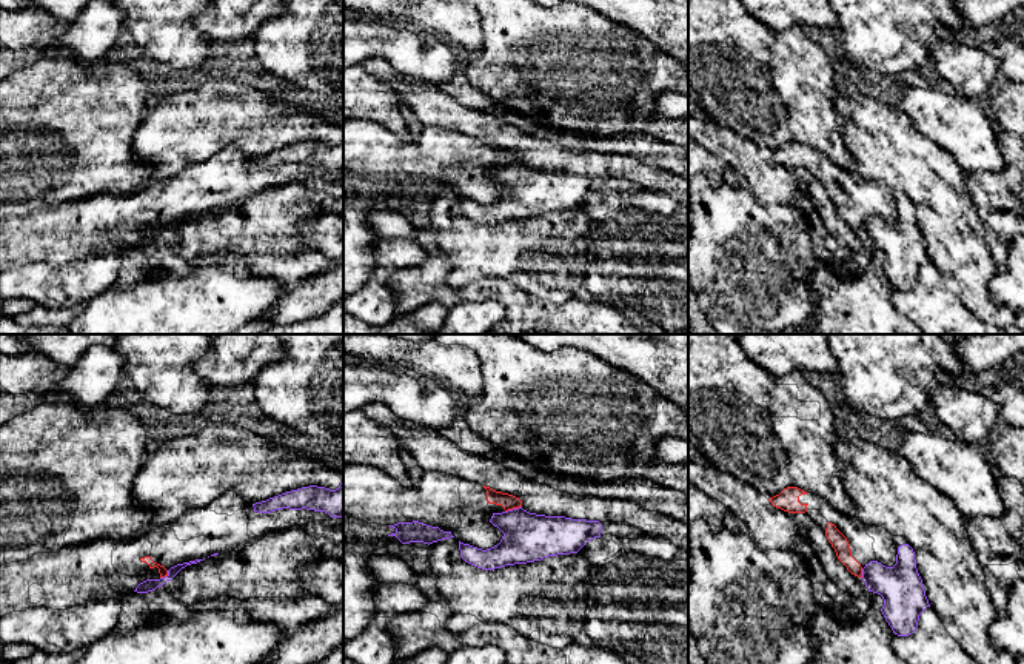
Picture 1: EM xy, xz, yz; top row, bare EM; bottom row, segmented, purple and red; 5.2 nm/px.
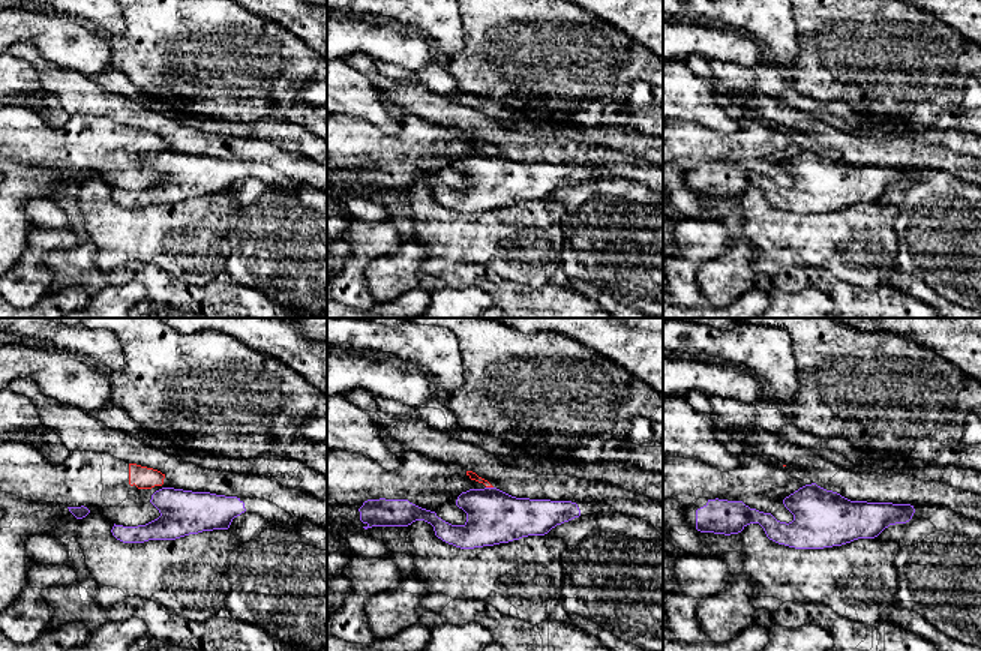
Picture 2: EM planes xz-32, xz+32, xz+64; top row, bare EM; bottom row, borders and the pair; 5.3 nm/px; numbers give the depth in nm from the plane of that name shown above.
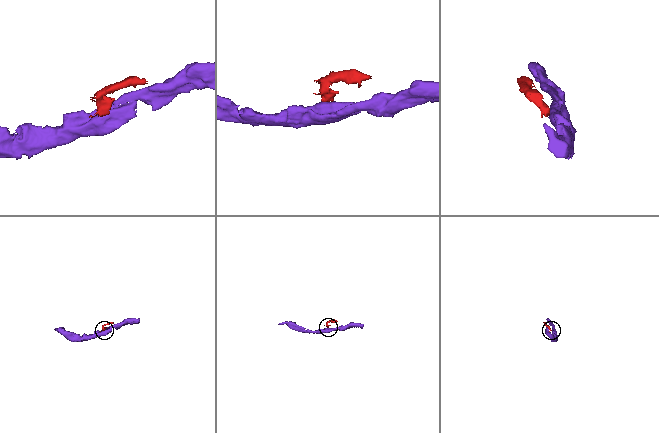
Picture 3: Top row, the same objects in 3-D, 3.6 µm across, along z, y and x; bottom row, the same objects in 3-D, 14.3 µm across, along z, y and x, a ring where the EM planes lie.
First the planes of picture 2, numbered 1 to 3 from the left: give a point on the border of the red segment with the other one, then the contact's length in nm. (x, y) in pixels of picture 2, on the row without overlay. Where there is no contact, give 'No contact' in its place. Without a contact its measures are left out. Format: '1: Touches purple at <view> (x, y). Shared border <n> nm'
1: No contact
2: Touches purple at xz+32 (489, 152). Shared border 40 nm
3: No contact

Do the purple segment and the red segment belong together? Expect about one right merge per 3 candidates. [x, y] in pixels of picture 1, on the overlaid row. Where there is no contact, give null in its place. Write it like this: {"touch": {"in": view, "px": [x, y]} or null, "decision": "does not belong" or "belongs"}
{"touch": {"in": "xz", "px": [513, 509]}, "decision": "does not belong"}

